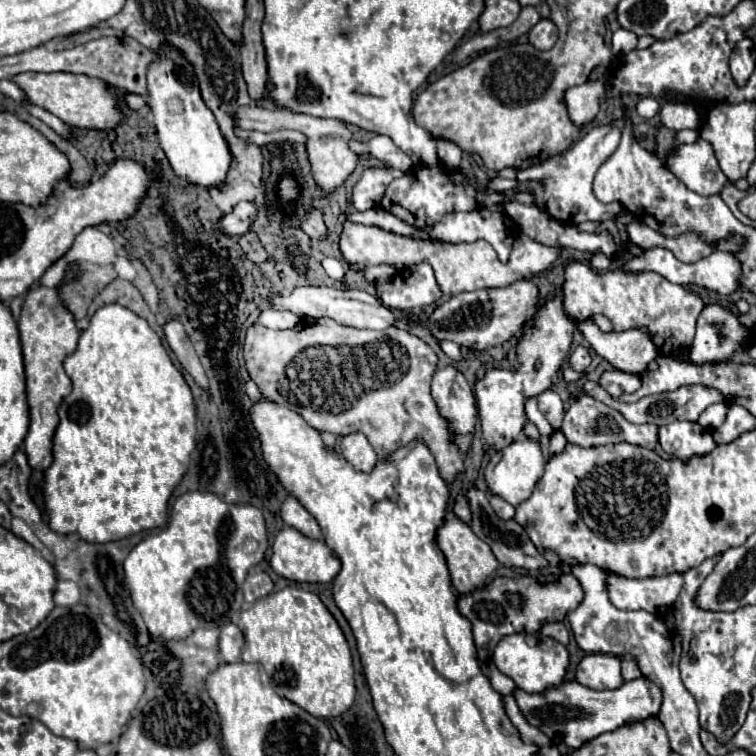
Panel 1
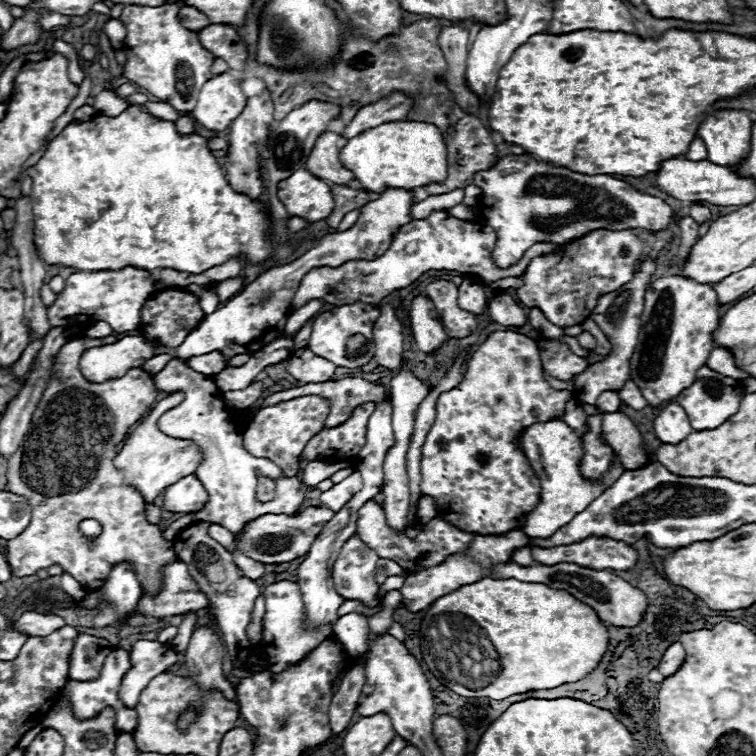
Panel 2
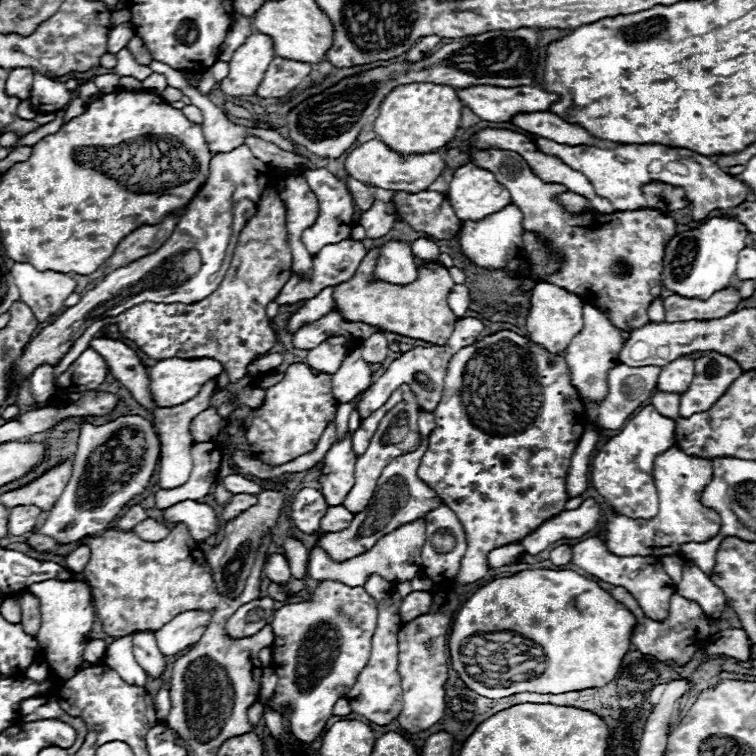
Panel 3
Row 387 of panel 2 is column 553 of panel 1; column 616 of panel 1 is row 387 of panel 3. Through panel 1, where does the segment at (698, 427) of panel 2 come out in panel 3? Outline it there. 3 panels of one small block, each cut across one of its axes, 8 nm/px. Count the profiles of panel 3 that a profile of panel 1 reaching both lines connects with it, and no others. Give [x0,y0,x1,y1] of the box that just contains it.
[680,352,744,418]

